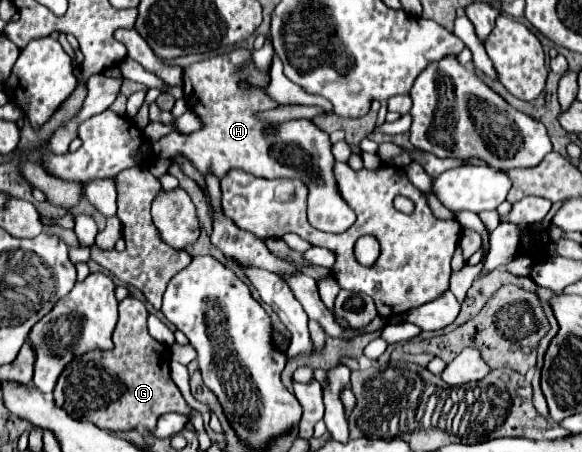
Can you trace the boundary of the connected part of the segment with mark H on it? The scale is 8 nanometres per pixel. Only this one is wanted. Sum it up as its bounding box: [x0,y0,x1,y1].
[154,48,356,232]

